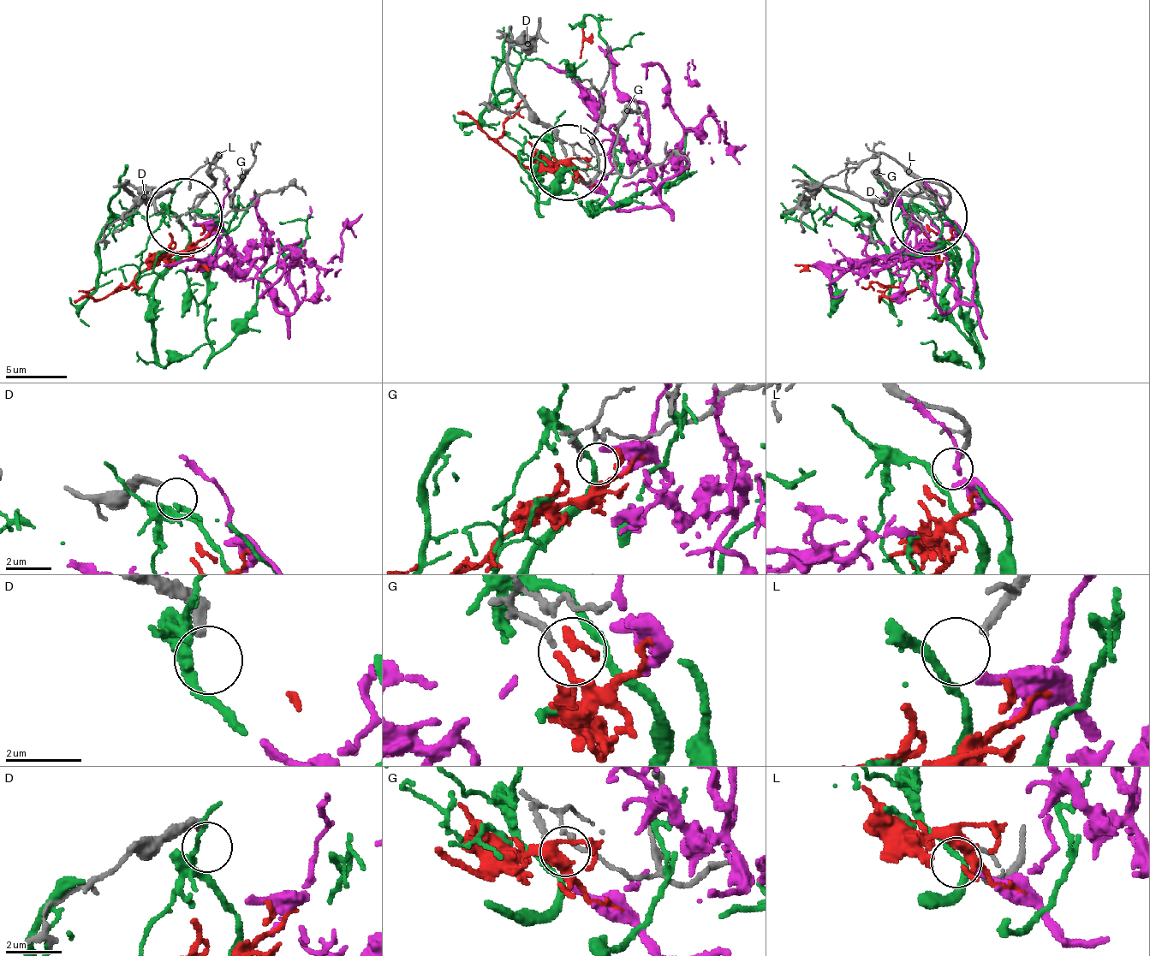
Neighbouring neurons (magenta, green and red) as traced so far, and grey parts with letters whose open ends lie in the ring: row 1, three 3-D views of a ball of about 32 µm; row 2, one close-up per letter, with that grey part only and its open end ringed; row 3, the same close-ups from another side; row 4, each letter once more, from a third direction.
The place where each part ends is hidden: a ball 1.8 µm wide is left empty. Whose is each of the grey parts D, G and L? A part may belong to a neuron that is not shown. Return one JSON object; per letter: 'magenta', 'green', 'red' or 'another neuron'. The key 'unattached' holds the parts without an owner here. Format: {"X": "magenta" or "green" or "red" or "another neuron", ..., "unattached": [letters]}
{"D": "another neuron", "G": "red", "L": "green", "unattached": ["D"]}

